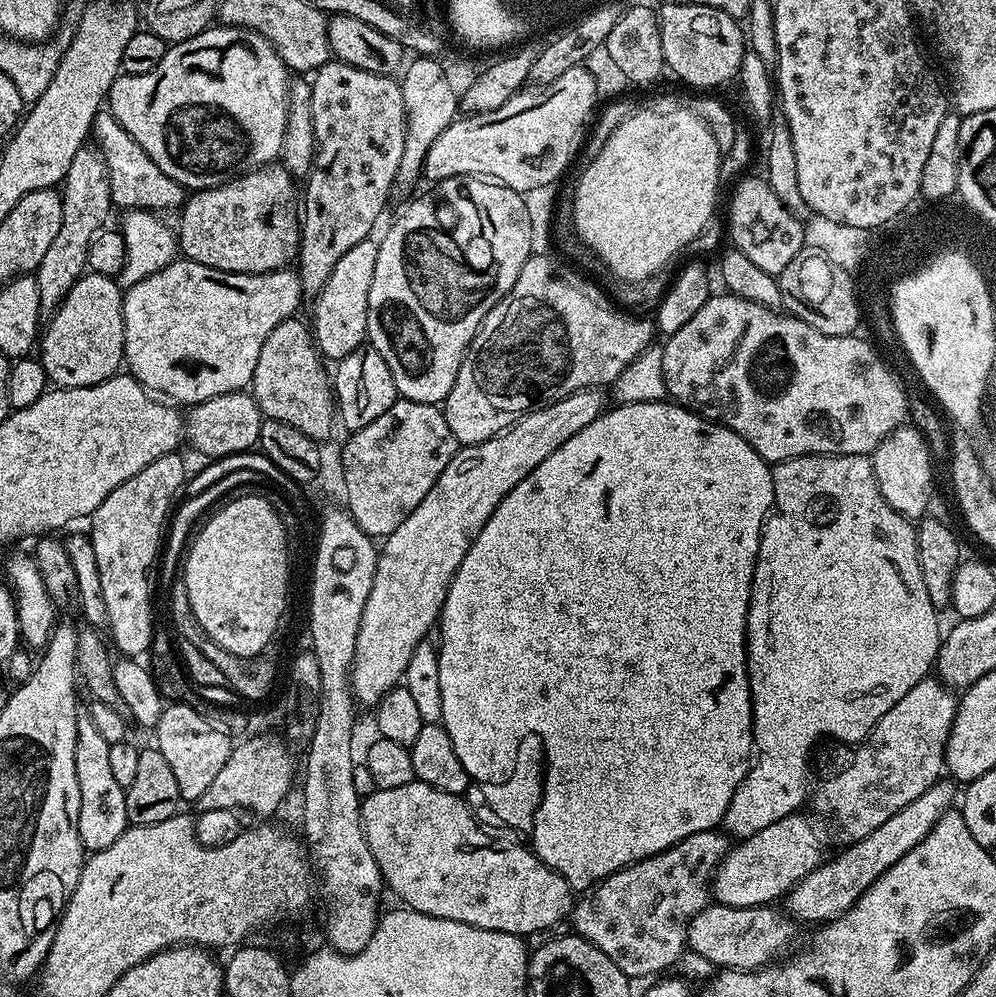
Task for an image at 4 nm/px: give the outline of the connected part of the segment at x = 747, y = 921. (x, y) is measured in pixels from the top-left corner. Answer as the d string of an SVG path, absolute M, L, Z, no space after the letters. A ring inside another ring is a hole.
M712 902L688 923L687 947L691 951L693 948L702 959L717 964L717 969L752 972L777 963L795 942L796 928L797 921L776 906L731 908Z

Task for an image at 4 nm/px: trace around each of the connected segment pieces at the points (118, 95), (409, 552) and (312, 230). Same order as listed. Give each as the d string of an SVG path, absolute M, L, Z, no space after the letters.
M209 26L204 31L199 32L194 38L183 40L181 44L171 45L168 53L146 74L134 74L129 76L121 74L116 77L115 82L110 86L106 97L107 111L112 113L112 117L150 154L152 161L174 182L178 182L185 190L199 190L202 188L217 188L220 184L225 184L227 180L235 180L237 176L251 172L254 168L262 168L266 164L271 164L281 155L283 150L283 136L286 134L287 112L288 112L288 88L290 83L290 69L284 65L282 58L273 48L272 43L260 36L257 32L246 28L233 28L231 26Z
M583 388L581 392L570 394L553 404L547 404L544 408L535 408L528 412L516 424L512 424L504 431L499 432L494 438L486 442L469 444L457 447L454 458L446 465L446 470L438 474L438 482L430 486L430 494L414 506L410 518L394 530L394 534L383 537L382 551L376 557L376 573L374 574L374 586L370 590L370 598L366 598L366 610L362 612L362 622L358 626L358 642L356 653L352 659L352 694L357 701L360 700L368 706L374 706L385 696L391 688L397 687L403 681L404 671L410 662L410 654L420 644L425 643L428 631L433 631L434 625L440 619L440 611L446 602L446 594L450 590L450 582L462 566L462 558L466 558L466 550L474 546L474 538L482 534L482 526L490 522L490 514L498 510L502 498L526 478L566 438L574 438L582 426L590 426L594 418L598 418L605 411L603 391L600 388Z
M333 59L316 69L310 83L315 156L304 184L308 185L305 188L303 185L302 188L298 271L301 293L305 297L314 298L322 286L326 286L334 266L338 266L338 258L342 258L350 246L358 246L358 242L373 235L372 227L383 214L384 207L388 204L388 195L394 192L393 183L406 141L407 122L402 90L392 76L379 76Z

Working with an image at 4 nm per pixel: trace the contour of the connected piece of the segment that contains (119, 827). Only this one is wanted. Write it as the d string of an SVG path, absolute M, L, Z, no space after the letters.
M87 714L76 718L76 773L78 774L78 834L89 853L106 850L130 827L126 814L125 788L118 786L110 767L110 744Z

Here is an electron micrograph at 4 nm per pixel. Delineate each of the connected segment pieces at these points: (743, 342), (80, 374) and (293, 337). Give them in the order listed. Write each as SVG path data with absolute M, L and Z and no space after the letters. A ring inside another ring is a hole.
M713 294L682 330L663 341L665 390L675 403L734 430L769 462L799 456L868 456L909 419L910 400L904 397L893 369L880 361L881 353L871 343L852 342L852 336L822 334L783 310L746 302L746 298Z
M91 271L81 276L49 320L52 321L49 324L47 321L38 340L38 359L55 387L94 386L121 371L124 364L124 292L113 277Z
M293 318L278 322L278 326L270 330L270 338L262 342L262 354L258 354L258 366L254 366L250 385L250 394L261 413L269 420L286 422L286 426L302 430L311 440L324 442L338 416L330 399L330 376L324 373L323 363L305 321L303 324L300 318Z

